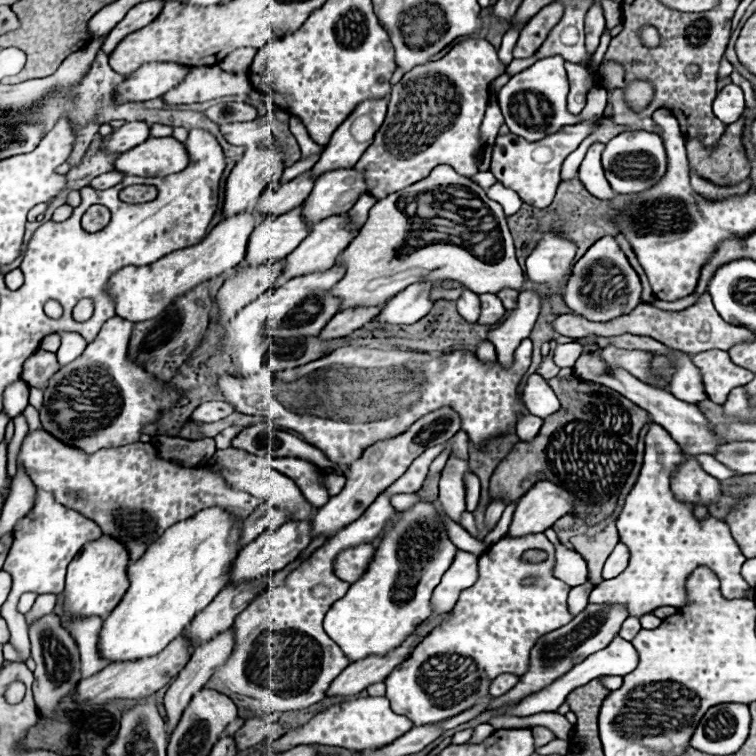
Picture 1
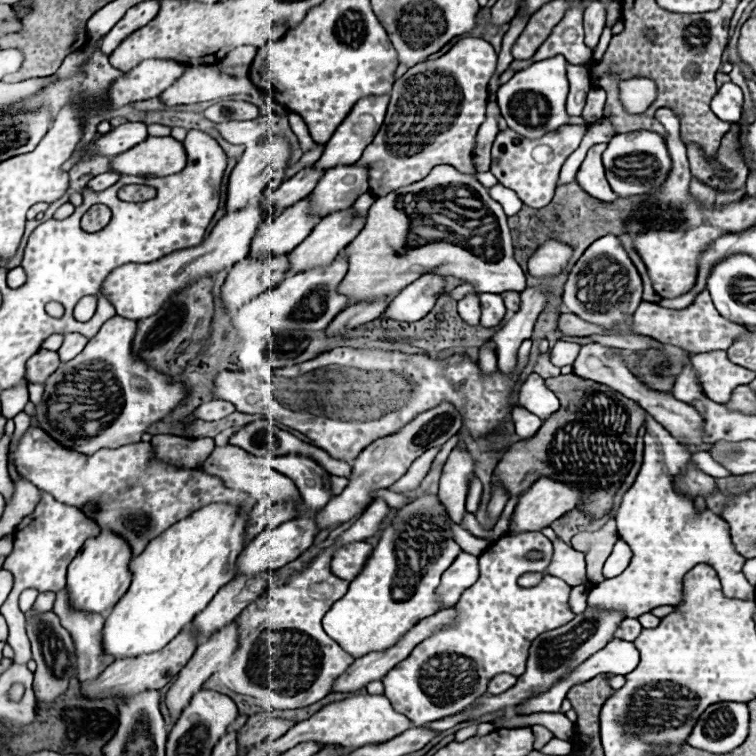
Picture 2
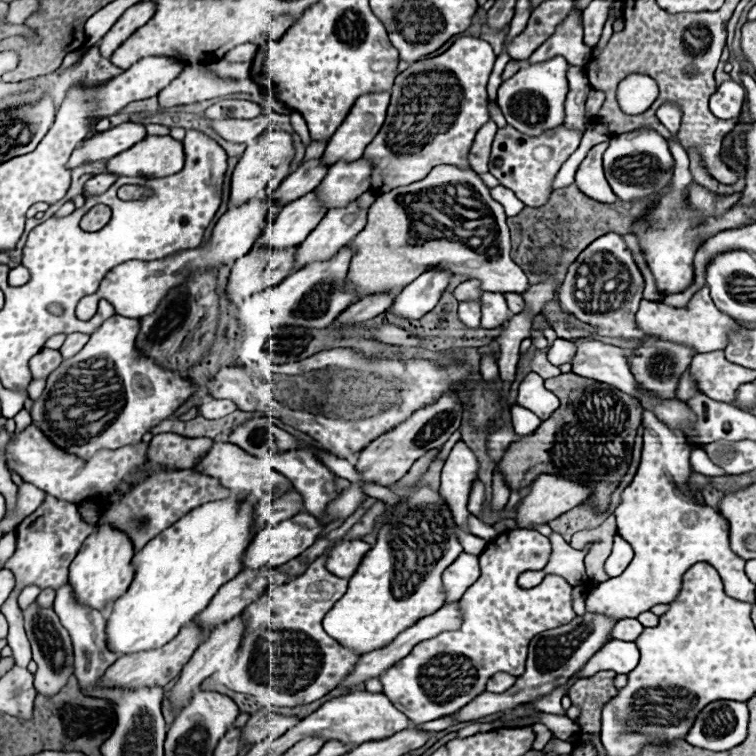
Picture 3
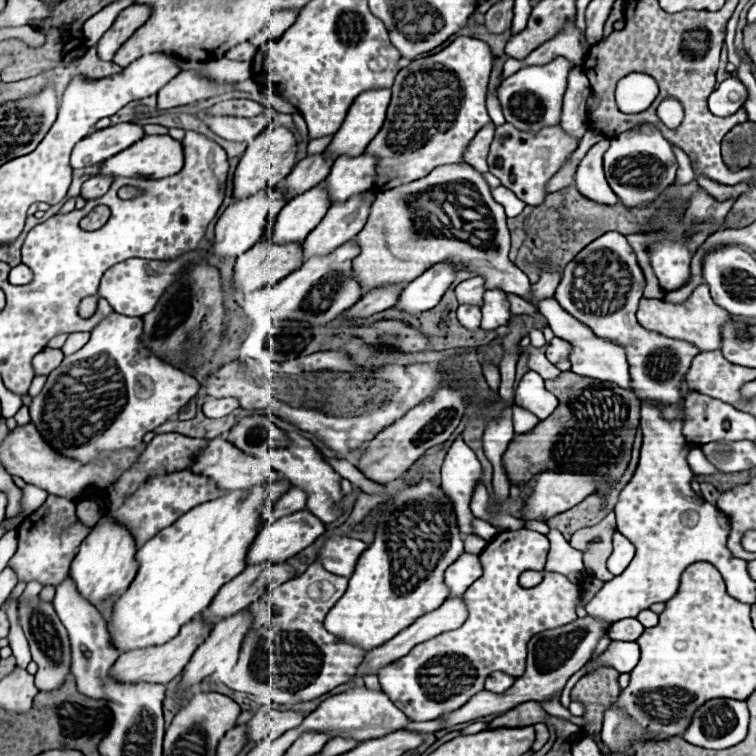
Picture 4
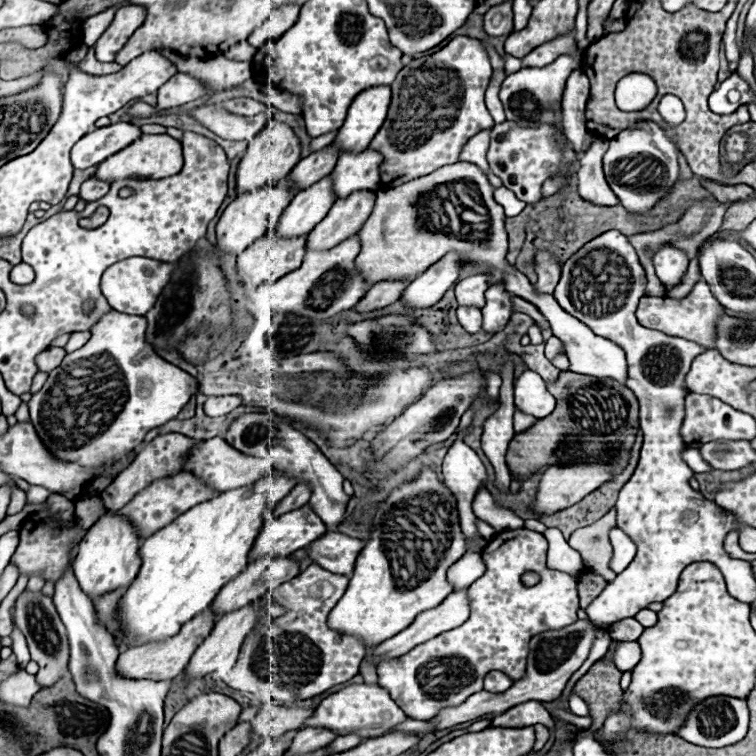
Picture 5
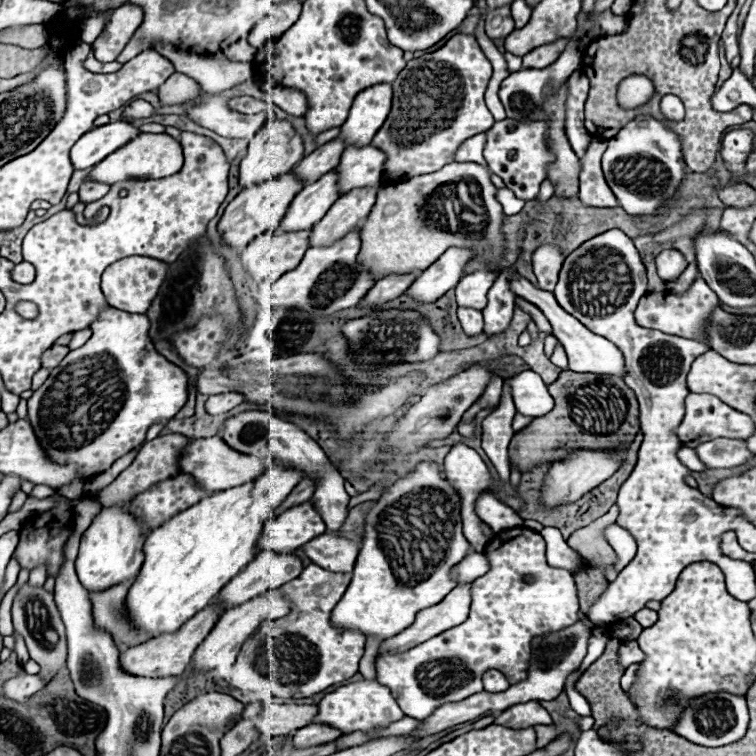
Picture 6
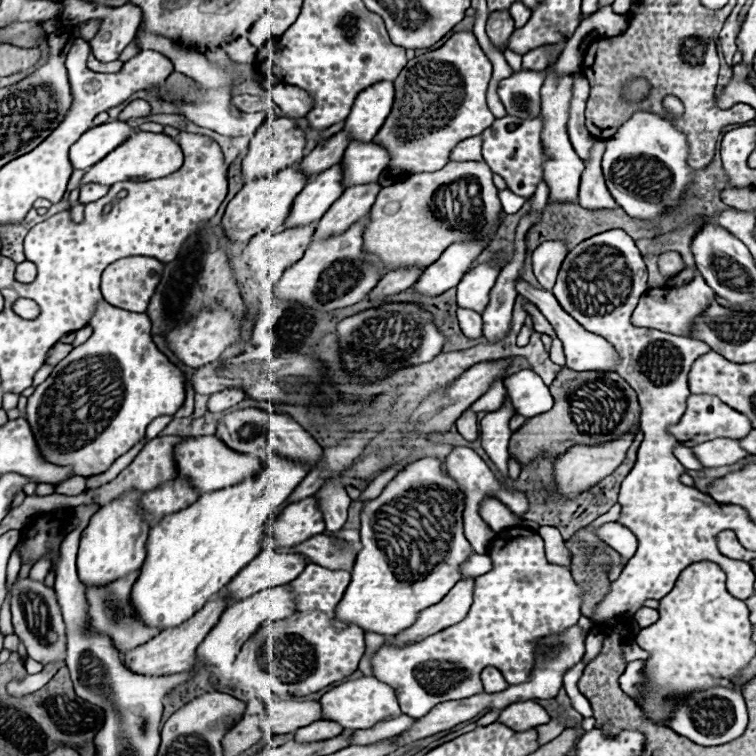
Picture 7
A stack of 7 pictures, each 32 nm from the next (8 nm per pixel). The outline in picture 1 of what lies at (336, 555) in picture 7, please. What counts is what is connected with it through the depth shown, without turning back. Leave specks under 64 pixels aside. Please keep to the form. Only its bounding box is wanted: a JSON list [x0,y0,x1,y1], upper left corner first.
[334,546,374,582]

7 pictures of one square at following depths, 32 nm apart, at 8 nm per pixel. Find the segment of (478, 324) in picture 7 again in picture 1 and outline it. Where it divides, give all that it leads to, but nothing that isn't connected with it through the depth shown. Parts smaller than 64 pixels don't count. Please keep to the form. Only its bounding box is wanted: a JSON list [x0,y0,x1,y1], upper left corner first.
[458,292,480,322]

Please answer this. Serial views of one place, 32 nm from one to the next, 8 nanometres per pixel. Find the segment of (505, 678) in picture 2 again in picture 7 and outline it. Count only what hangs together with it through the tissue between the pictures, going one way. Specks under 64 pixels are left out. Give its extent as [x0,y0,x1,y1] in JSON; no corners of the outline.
[480,666,508,692]

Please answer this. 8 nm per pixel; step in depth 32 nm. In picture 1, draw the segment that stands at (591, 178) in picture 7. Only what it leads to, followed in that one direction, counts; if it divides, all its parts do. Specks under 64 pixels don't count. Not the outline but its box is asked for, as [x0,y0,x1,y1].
[578,142,616,200]

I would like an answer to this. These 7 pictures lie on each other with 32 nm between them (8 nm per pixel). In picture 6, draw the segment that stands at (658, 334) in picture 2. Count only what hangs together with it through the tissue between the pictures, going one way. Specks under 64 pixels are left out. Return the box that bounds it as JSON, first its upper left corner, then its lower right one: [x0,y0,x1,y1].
[634,278,718,342]

